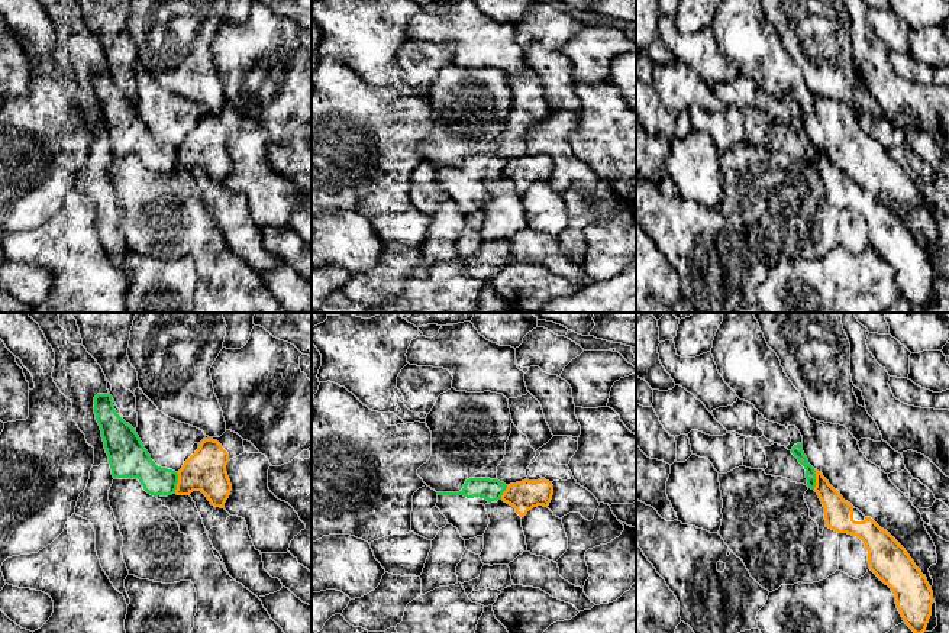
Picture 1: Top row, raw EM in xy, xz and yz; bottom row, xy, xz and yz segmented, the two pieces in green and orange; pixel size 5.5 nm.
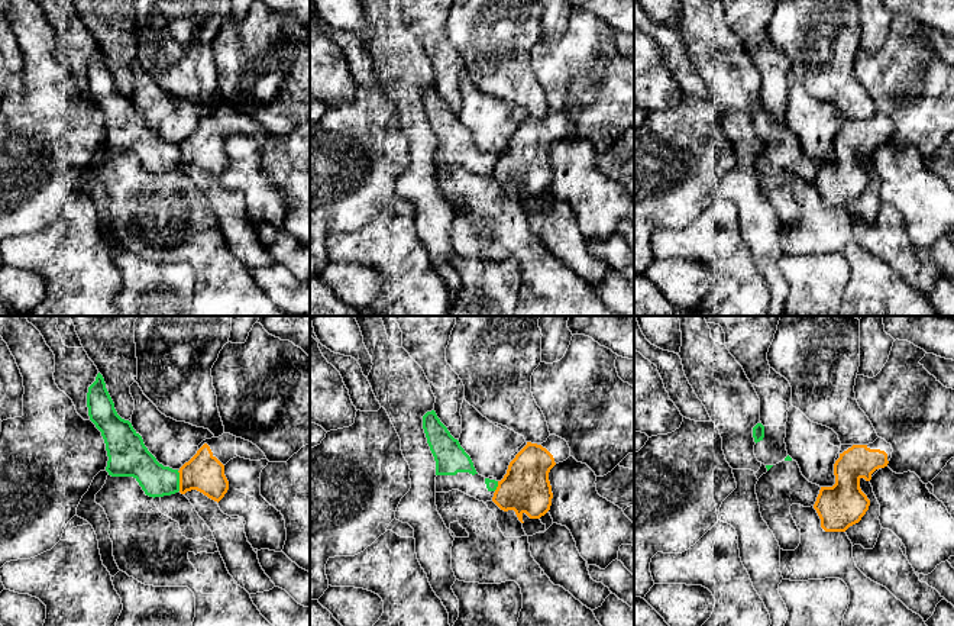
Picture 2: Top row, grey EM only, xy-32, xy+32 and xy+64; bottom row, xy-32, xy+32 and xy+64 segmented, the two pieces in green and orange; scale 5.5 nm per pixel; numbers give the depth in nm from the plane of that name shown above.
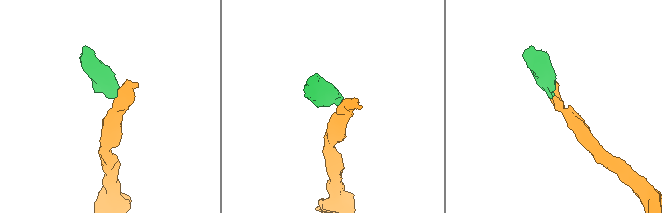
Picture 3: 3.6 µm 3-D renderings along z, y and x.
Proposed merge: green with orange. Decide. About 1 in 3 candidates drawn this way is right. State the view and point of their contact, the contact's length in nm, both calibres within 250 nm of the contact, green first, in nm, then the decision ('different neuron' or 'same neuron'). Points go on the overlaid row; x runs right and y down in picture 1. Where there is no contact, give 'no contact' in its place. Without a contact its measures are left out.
contact xy (177, 483); length 120 nm; calibres 160 and 220 nm; different neuron

